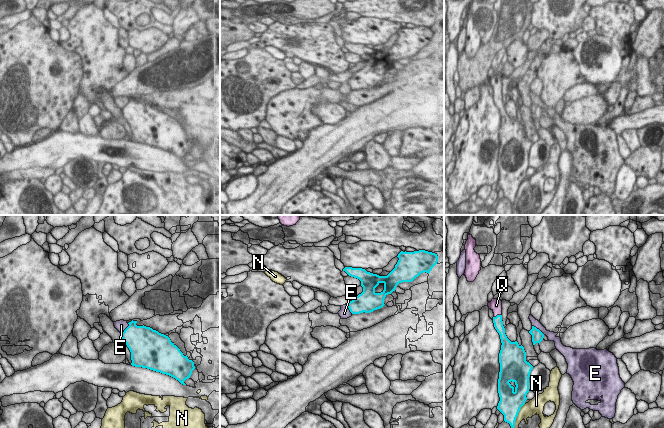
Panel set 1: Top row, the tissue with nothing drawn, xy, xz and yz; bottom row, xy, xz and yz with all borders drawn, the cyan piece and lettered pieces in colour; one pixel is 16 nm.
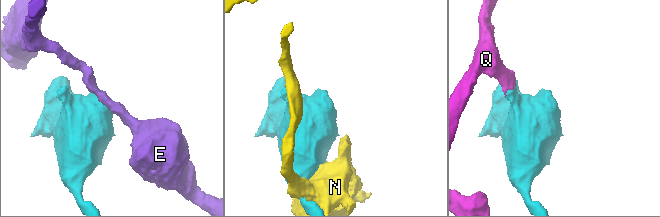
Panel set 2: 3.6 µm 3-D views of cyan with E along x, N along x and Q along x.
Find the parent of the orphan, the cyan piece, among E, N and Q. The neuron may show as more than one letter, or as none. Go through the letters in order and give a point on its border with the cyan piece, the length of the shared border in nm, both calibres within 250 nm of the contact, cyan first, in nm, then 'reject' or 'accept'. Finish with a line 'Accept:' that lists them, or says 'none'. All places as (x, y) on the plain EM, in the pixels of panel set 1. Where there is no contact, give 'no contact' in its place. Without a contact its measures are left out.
E: yz (538, 105) | 260 nm | 190/130 nm | reject
N: yz (517, 191) | 440 nm | 360/240 nm | reject
Q: yz (497, 91) | 140 nm | 160/190 nm | accept
Accept: Q

